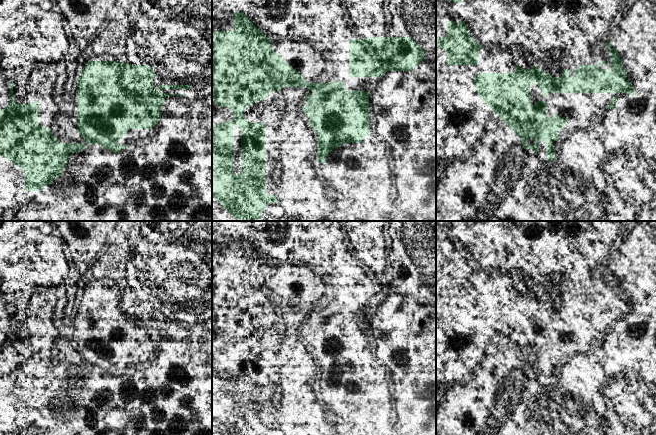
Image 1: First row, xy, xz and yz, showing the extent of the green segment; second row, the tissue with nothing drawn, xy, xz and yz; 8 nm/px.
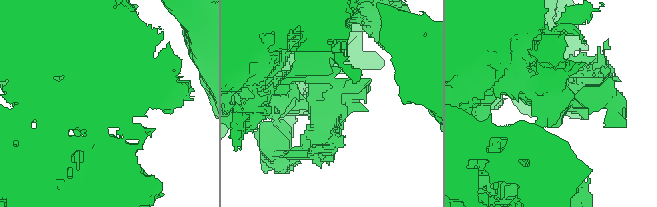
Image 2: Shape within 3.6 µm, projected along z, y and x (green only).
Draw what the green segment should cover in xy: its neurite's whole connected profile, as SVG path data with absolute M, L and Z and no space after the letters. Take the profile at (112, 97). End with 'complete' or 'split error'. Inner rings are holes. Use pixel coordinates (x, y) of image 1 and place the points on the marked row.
M88 61L77 78L77 132L87 144L100 144L103 149L118 153L128 148L116 143L130 129L151 129L161 118L161 106L167 96L187 96L187 94L165 94L162 89L190 89L190 85L158 85L153 90L156 74L148 65L130 65L118 61Z; complete

